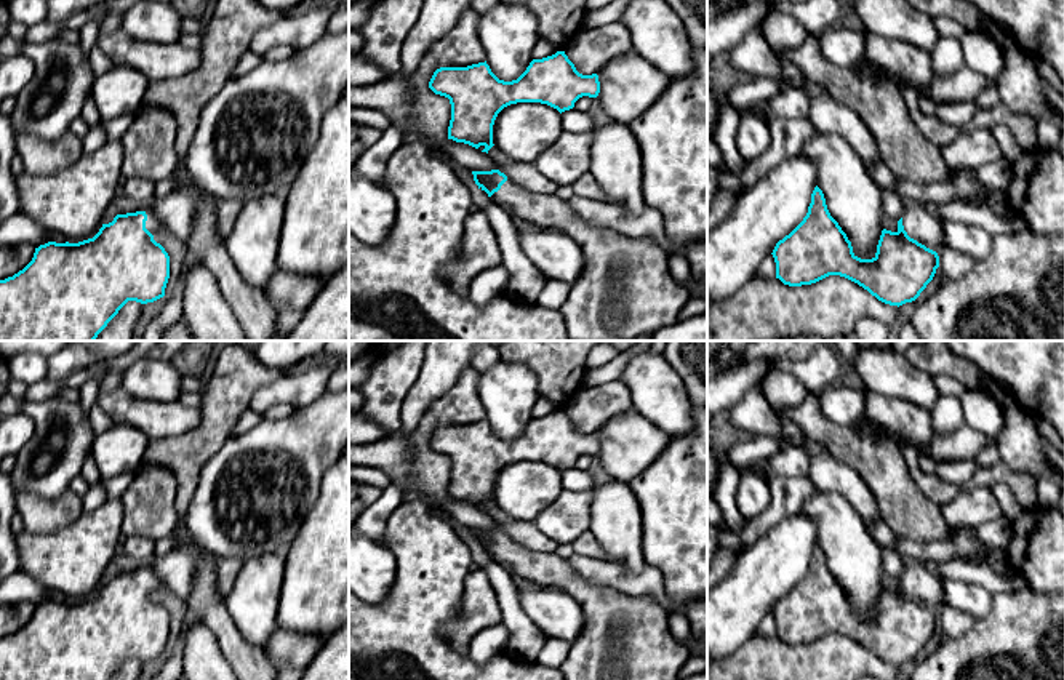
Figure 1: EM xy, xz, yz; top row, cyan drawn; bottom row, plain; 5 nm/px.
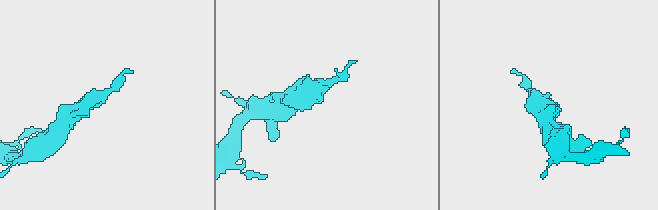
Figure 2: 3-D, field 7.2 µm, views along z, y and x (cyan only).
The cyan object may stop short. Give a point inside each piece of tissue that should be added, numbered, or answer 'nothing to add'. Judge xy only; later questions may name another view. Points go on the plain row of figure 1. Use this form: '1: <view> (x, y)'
1: xy (152, 583)

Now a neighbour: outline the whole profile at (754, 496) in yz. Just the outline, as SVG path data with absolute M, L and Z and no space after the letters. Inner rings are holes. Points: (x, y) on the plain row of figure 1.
M750 467L741 470L736 504L746 520L752 520L768 509L771 504L771 490L762 472Z

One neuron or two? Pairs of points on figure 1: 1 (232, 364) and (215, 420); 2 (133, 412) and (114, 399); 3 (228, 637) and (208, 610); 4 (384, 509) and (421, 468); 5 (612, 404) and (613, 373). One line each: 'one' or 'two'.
1: one
2: one
3: one
4: two
5: two

